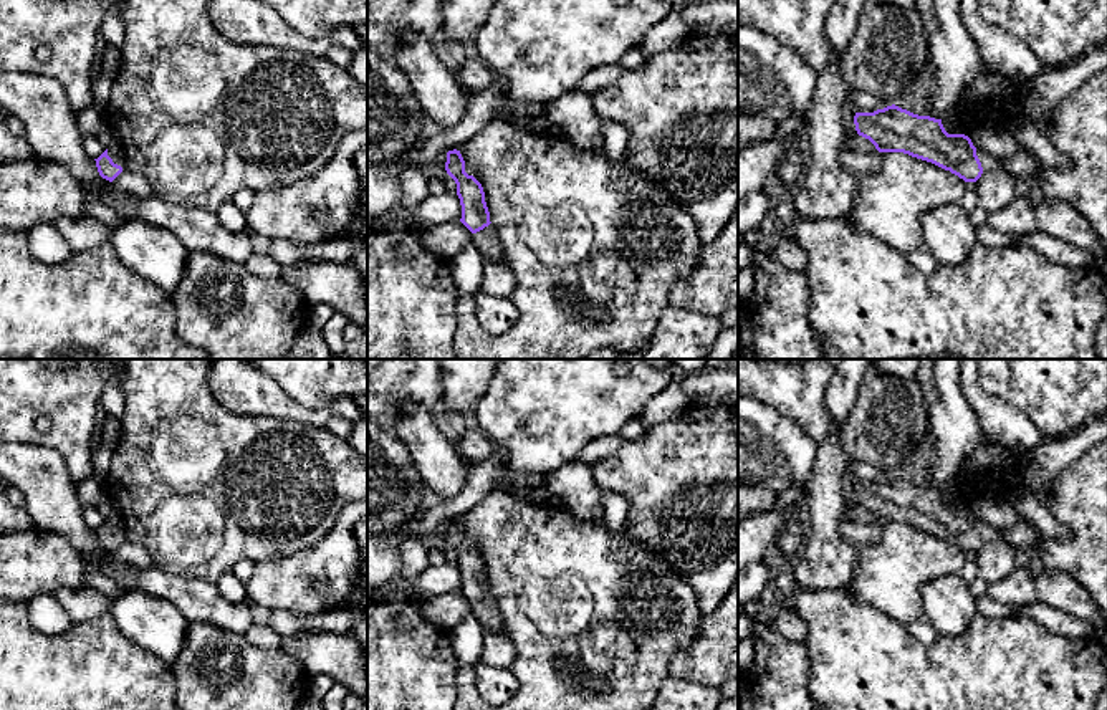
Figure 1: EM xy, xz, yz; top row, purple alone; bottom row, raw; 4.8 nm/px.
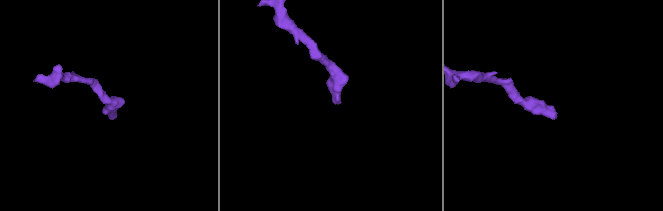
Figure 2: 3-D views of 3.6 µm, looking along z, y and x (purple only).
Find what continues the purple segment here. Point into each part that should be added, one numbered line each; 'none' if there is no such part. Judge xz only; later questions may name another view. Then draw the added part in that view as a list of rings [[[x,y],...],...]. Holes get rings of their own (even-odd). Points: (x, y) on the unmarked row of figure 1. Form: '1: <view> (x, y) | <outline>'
1: xz (487, 611) | [[[493,594],[473,604],[472,612],[475,614],[478,622],[483,626],[483,629],[508,637],[500,602]]]

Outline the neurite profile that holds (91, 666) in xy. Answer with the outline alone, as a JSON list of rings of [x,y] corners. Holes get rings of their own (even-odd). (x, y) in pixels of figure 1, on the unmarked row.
[[[0,597],[0,710],[180,710],[172,665],[126,639],[103,614],[61,634],[36,631],[26,602]]]

